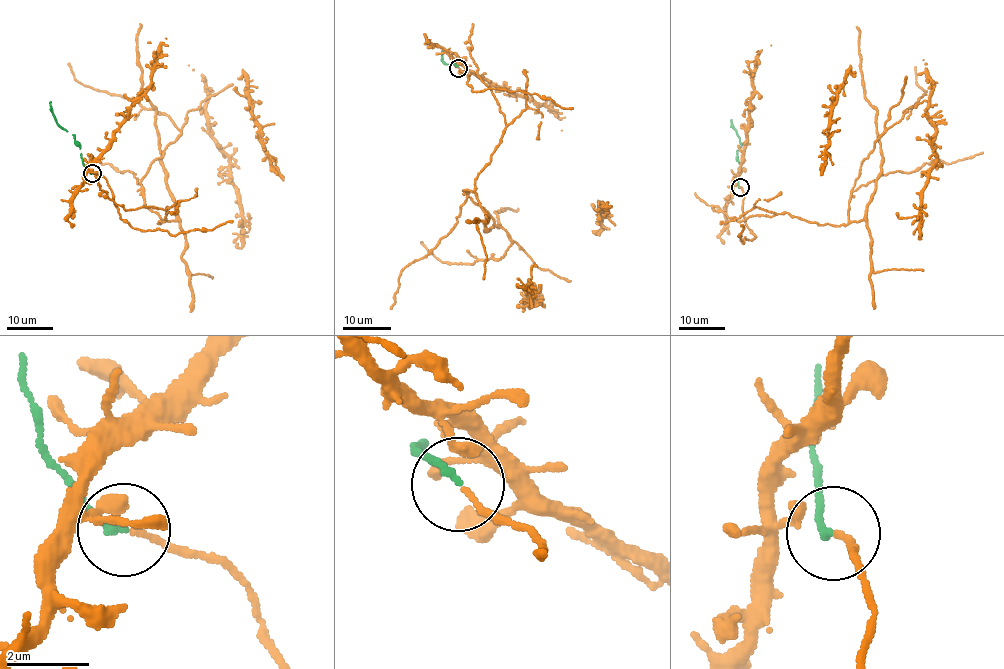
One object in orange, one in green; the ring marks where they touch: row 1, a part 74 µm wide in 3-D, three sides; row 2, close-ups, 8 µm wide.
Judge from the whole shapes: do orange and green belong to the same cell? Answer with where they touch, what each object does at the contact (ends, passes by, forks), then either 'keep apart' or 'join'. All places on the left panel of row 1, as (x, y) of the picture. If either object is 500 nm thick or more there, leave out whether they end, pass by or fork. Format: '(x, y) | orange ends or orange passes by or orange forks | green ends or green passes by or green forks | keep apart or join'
(92, 173) | orange passes by | green ends | join

